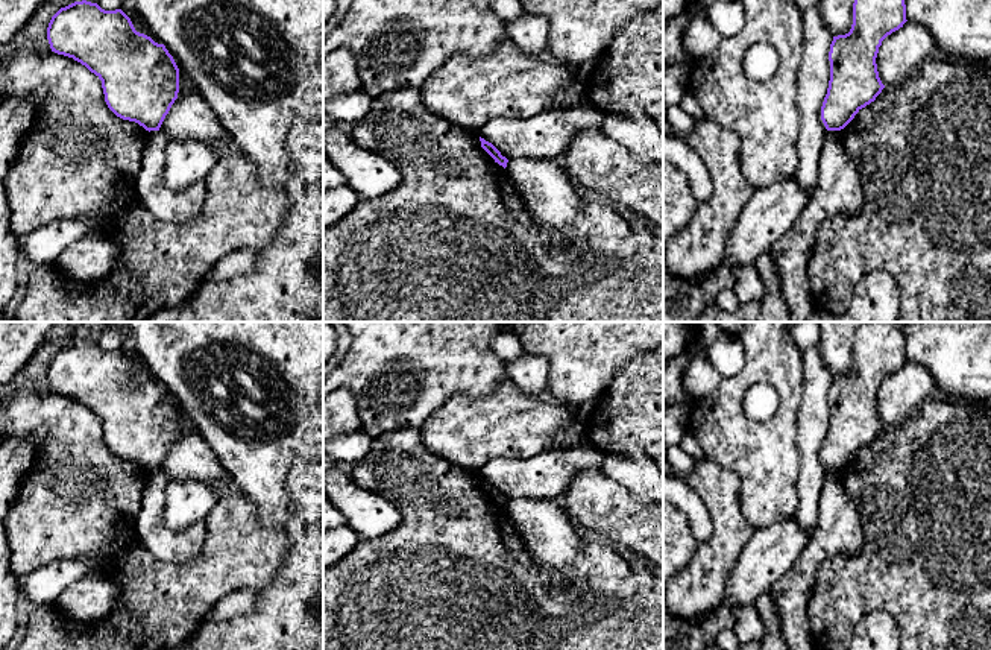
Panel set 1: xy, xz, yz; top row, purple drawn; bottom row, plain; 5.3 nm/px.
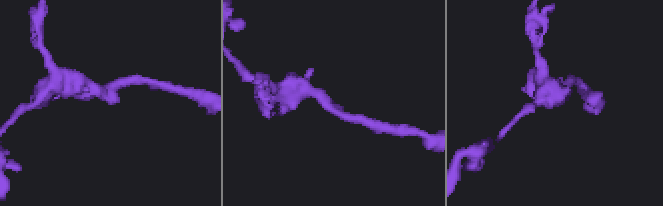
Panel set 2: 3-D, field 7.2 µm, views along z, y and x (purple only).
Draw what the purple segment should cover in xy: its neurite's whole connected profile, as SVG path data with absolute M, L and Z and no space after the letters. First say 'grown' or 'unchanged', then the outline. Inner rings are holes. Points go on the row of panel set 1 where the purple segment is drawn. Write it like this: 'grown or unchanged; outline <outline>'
unchanged; outline M74 2L50 20L52 52L73 58L102 80L105 102L120 118L159 131L179 93L179 68L164 44L135 30L121 11Z

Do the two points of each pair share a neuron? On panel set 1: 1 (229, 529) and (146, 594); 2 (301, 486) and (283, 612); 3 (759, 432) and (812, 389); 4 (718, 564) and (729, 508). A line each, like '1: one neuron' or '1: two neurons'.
1: one neuron
2: one neuron
3: two neurons
4: one neuron

